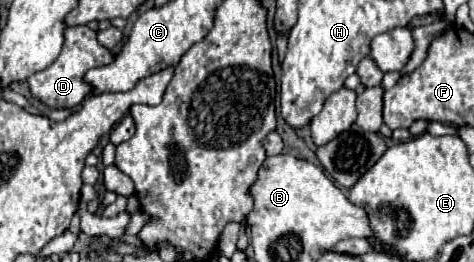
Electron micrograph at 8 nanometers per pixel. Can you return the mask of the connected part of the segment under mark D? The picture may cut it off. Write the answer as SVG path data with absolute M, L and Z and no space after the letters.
M88 26L66 28L64 46L62 46L60 56L46 70L40 70L40 72L36 72L28 78L30 92L32 92L32 96L36 96L40 102L44 102L50 108L74 108L92 92L92 86L86 84L86 80L84 80L86 72L90 68L106 66L106 64L112 64L112 62L114 62L112 50L104 48L96 40L94 30L90 30Z

